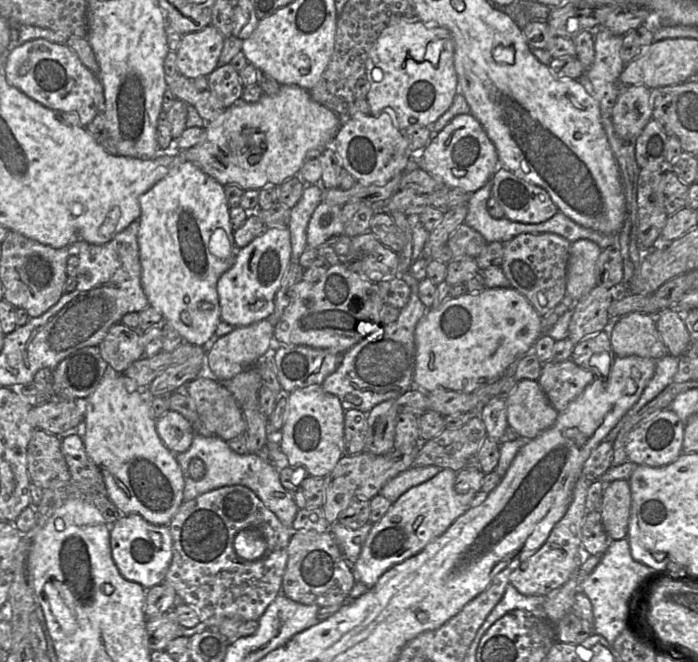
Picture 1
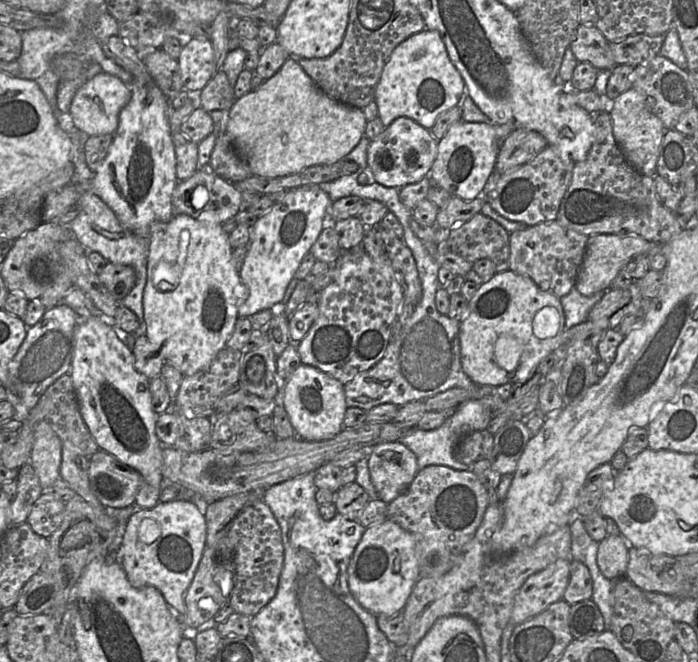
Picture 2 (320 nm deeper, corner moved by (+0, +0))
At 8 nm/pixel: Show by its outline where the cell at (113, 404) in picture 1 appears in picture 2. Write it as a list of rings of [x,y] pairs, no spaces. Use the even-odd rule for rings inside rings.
[[[106,316],[80,319],[74,330],[74,352],[70,375],[82,418],[99,448],[138,471],[144,483],[135,504],[153,509],[164,480],[163,445],[155,433],[157,416],[152,407],[150,380],[135,368],[135,357],[118,337],[113,319]]]

